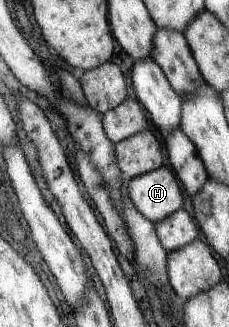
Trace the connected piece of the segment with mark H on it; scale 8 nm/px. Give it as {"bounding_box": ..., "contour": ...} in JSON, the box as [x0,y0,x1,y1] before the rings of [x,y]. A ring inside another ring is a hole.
{"bounding_box":[129,165,184,223],"contour":[[[164,165],[129,180],[129,199],[152,223],[184,207],[180,183],[174,173]]]}

